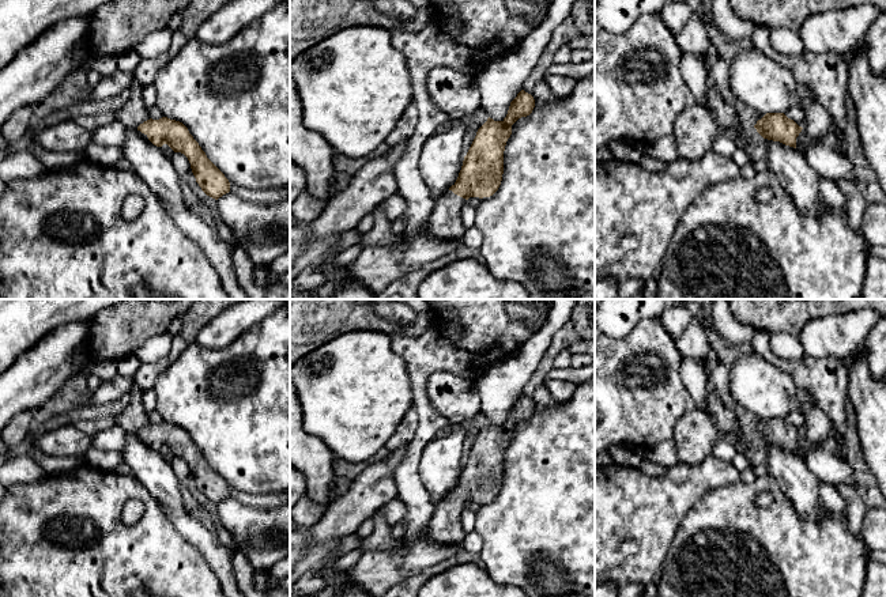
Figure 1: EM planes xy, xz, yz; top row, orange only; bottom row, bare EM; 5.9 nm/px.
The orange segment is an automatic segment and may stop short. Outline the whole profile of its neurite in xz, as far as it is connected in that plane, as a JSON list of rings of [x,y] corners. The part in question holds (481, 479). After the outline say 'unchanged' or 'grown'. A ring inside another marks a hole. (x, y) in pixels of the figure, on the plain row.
[[[521,394],[510,407],[502,426],[489,422],[478,434],[456,487],[436,502],[427,526],[431,540],[441,544],[461,544],[465,537],[460,521],[464,507],[470,502],[490,502],[498,495],[504,479],[504,456],[512,439],[512,430],[519,423],[529,420],[534,412],[534,401]]]; grown

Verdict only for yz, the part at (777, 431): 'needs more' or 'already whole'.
needs more

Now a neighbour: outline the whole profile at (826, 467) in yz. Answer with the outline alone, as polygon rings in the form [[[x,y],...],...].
[[[811,450],[804,458],[806,466],[818,481],[829,484],[847,484],[856,487],[853,472],[848,462],[841,461],[836,454],[827,450]]]

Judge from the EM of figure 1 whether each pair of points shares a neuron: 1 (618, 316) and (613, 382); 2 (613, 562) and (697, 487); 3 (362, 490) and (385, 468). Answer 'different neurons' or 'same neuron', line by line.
1: different neurons
2: same neuron
3: same neuron

